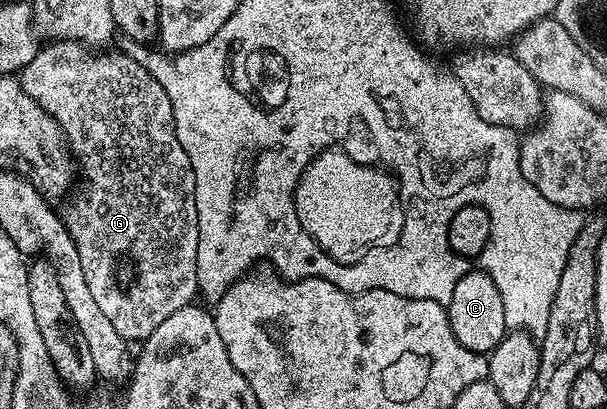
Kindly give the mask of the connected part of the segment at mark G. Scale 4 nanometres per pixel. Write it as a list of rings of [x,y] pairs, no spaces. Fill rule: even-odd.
[[[56,39],[48,44],[50,45],[46,46],[45,44],[42,48],[39,48],[31,63],[22,68],[18,80],[23,91],[28,93],[59,123],[64,131],[71,153],[80,158],[80,173],[81,176],[82,173],[86,176],[86,182],[82,186],[79,184],[73,190],[69,200],[65,202],[65,205],[67,205],[64,220],[68,235],[72,235],[72,243],[76,243],[76,251],[80,251],[80,263],[84,263],[86,268],[88,287],[92,287],[92,295],[96,298],[96,304],[103,309],[104,316],[111,321],[112,327],[116,327],[120,337],[124,338],[128,343],[134,343],[134,341],[135,343],[141,343],[150,338],[152,332],[156,331],[169,316],[174,315],[176,311],[182,310],[184,306],[193,304],[199,294],[199,264],[197,263],[199,220],[196,216],[196,175],[192,171],[192,163],[188,163],[188,155],[184,155],[184,147],[176,138],[172,103],[169,102],[164,87],[161,87],[160,83],[157,82],[154,73],[148,71],[142,64],[137,63],[129,53],[124,51],[123,53],[112,50],[94,52],[91,48],[83,45],[82,42],[72,40],[60,41]],[[121,253],[131,253],[138,260],[140,288],[130,289],[127,293],[118,286],[117,261]]]

